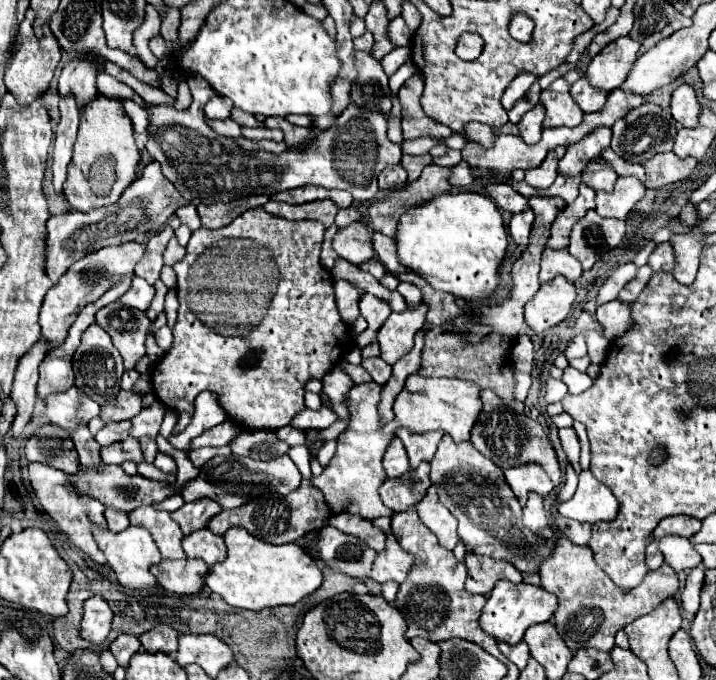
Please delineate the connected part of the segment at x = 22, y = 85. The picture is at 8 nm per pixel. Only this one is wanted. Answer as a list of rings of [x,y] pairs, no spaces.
[[[29,8],[25,14],[25,20],[21,22],[19,34],[15,38],[15,44],[13,44],[13,54],[11,54],[11,60],[9,60],[7,70],[5,70],[5,86],[15,96],[17,104],[21,104],[21,106],[29,106],[35,98],[39,98],[47,92],[49,82],[53,78],[53,72],[61,60],[61,46],[55,40],[53,32],[47,26],[43,26],[45,34],[39,40],[33,32],[33,20],[35,20],[35,12],[31,12],[31,8]]]

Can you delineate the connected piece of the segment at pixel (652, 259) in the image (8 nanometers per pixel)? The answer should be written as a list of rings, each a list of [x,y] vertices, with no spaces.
[[[659,244],[659,246],[653,250],[653,254],[649,256],[649,266],[651,266],[655,272],[673,272],[675,258],[673,258],[671,246],[669,246],[669,244]]]

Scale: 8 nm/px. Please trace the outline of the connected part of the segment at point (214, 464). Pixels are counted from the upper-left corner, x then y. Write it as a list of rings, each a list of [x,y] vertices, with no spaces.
[[[215,456],[201,468],[201,474],[197,480],[191,480],[183,486],[181,494],[183,494],[185,502],[211,498],[211,500],[219,502],[223,510],[229,510],[229,508],[239,508],[245,502],[259,498],[263,494],[287,496],[289,492],[299,488],[301,480],[303,480],[303,476],[289,456],[279,456],[279,458],[271,460],[271,464],[257,462],[251,458],[241,458],[241,456],[229,456],[227,460],[221,456]]]

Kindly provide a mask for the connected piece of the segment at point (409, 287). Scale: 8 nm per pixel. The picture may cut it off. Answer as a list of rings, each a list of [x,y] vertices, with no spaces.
[[[399,282],[397,290],[405,296],[407,302],[413,302],[413,306],[417,306],[417,304],[421,302],[421,292],[419,292],[419,288],[415,288],[411,282]]]

